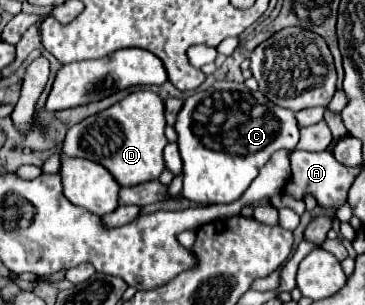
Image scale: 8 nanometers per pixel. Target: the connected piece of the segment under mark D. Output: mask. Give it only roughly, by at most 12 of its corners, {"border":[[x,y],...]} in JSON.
{"border":[[135,90],[75,124],[61,152],[119,186],[165,170],[163,100]]}

